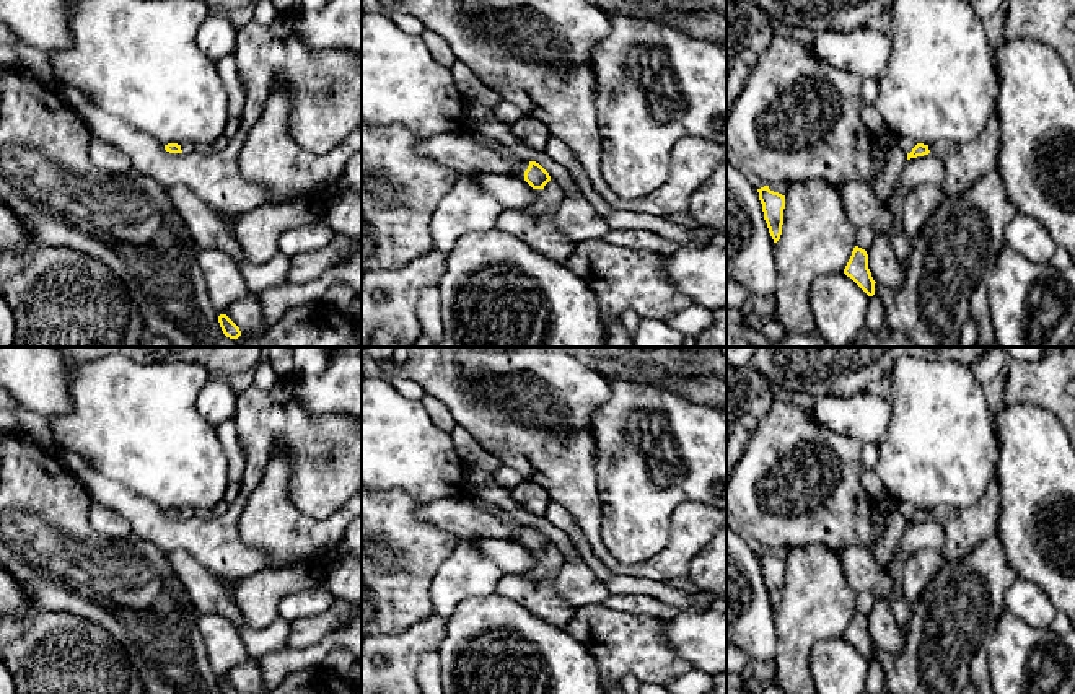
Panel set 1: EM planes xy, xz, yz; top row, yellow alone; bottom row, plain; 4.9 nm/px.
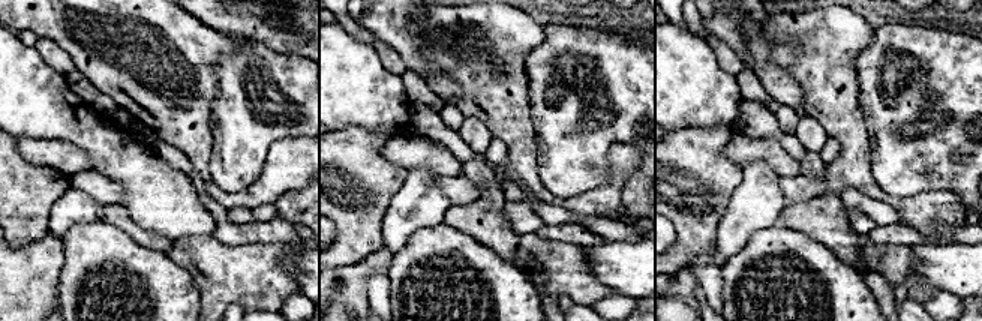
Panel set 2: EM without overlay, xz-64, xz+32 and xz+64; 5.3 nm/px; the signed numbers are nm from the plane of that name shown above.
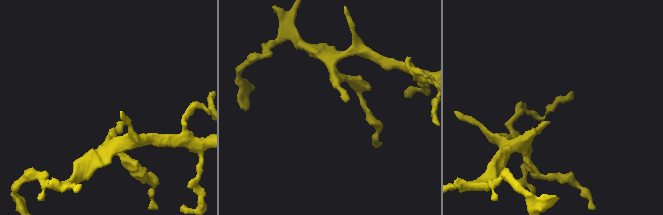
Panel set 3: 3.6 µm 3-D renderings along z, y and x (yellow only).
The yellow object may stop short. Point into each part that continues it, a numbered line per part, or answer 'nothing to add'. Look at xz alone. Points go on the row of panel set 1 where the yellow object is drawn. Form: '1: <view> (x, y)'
1: xz (533, 225)

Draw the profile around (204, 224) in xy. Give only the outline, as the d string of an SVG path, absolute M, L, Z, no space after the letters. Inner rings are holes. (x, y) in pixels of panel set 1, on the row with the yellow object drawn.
M168 186L166 192L192 241L199 249L222 249L230 254L252 295L261 295L269 288L279 288L290 282L290 257L279 253L265 266L249 262L235 236L222 223L220 213L200 200L184 186Z

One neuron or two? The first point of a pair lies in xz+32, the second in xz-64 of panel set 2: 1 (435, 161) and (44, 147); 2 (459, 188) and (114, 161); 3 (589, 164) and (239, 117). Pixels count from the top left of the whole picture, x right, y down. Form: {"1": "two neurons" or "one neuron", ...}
{"1": "one neuron", "2": "two neurons", "3": "one neuron"}

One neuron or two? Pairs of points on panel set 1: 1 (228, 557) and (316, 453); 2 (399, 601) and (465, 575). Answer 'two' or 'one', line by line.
1: one
2: two

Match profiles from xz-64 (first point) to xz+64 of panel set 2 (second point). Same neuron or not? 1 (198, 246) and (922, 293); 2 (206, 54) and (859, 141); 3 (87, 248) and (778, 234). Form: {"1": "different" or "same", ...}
{"1": "same", "2": "same", "3": "same"}

